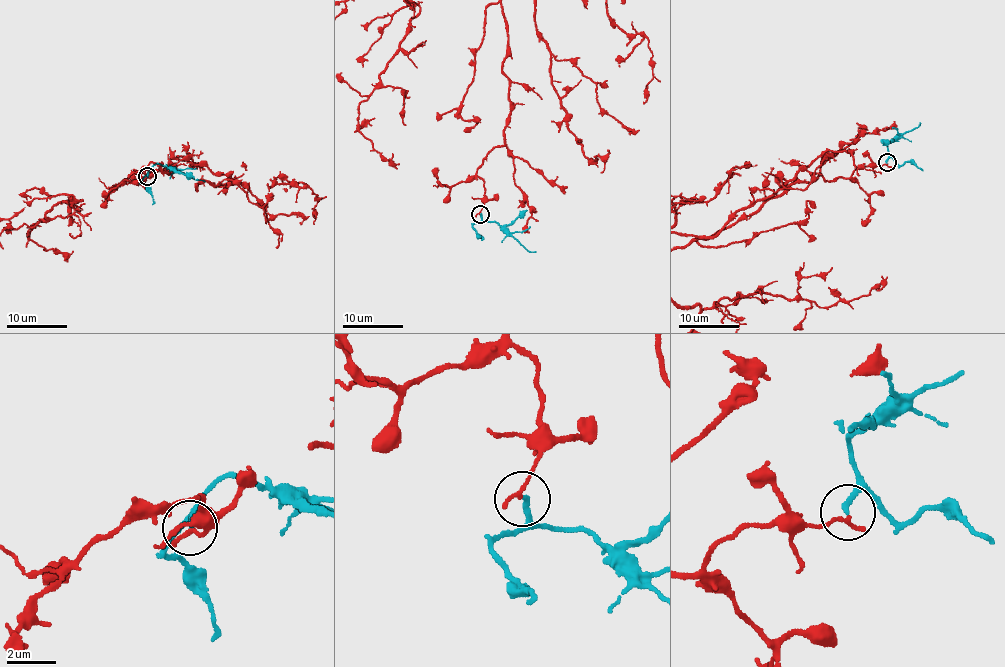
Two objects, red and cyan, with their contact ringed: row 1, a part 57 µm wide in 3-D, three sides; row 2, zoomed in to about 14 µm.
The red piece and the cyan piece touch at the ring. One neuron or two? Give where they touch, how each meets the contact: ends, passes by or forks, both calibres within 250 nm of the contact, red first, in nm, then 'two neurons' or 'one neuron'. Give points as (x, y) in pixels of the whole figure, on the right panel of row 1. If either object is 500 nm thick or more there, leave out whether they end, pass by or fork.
place (887, 162); red ends; cyan ends; calibres 180 and 200 nm; two neurons

